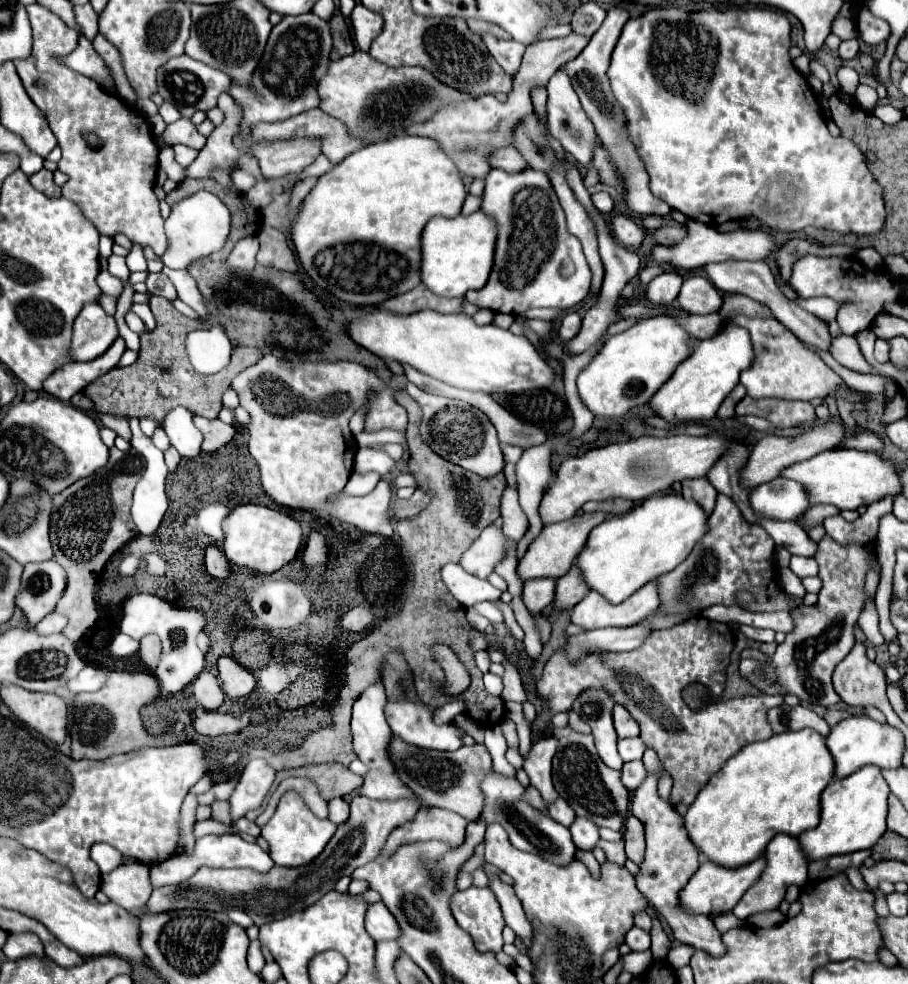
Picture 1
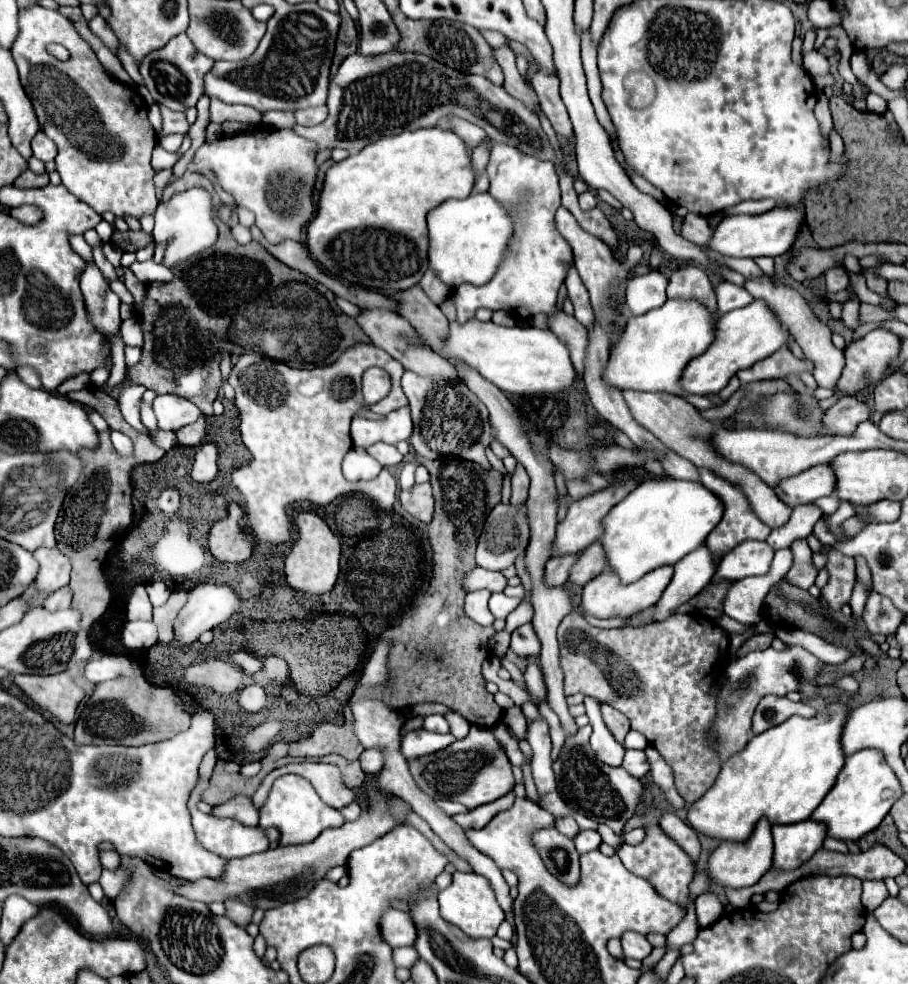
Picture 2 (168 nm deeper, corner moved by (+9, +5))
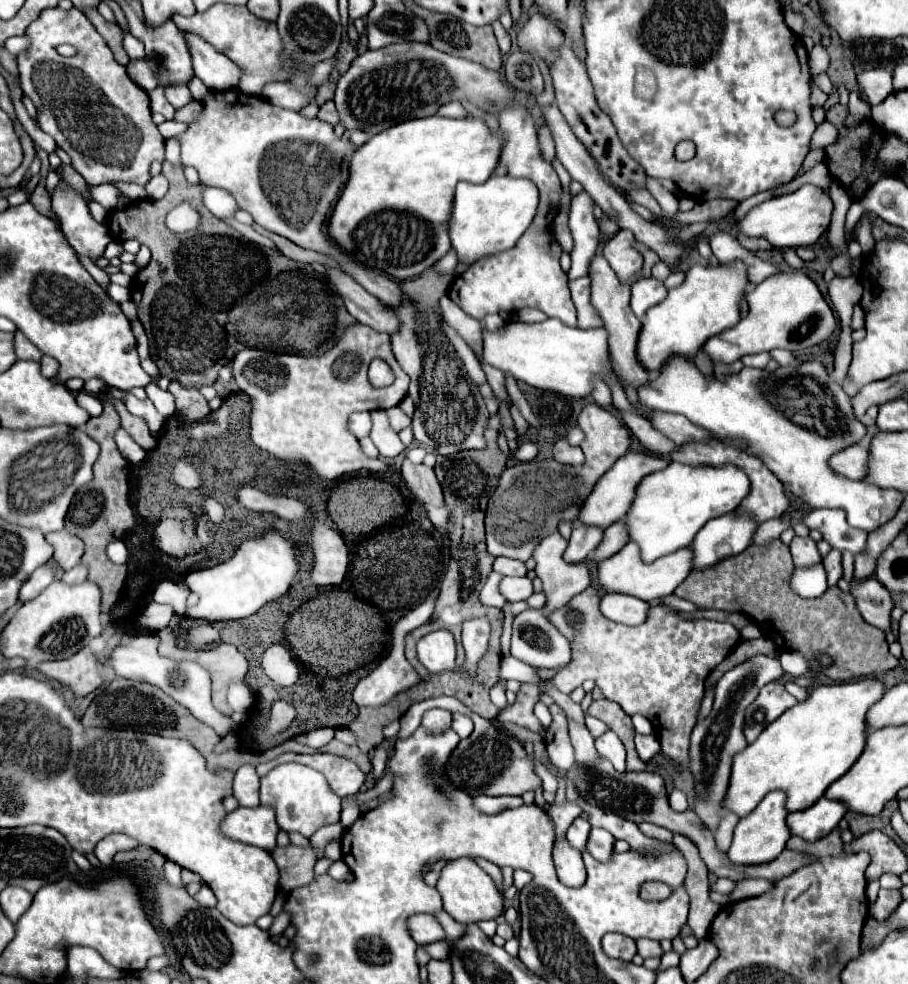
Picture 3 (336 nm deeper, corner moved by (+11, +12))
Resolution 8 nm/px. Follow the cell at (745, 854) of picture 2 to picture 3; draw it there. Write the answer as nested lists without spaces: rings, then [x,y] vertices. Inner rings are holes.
[[[770,792],[766,794],[766,798],[758,804],[756,810],[752,810],[748,816],[744,816],[736,830],[734,830],[734,842],[728,850],[728,858],[736,864],[764,864],[764,862],[772,862],[786,846],[786,842],[790,840],[790,830],[786,826],[786,816],[788,810],[784,806],[786,802],[786,794],[784,792]]]

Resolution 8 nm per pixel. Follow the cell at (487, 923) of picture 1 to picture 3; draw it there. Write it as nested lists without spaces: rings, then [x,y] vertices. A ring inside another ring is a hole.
[[[458,858],[446,862],[446,866],[440,872],[436,890],[440,892],[444,900],[444,910],[462,924],[468,922],[480,922],[480,920],[494,920],[504,910],[504,900],[500,892],[494,886],[494,880],[472,860],[472,858]]]

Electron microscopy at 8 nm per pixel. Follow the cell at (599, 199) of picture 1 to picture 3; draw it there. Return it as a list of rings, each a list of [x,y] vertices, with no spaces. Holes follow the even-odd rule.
[[[586,192],[572,198],[570,234],[574,240],[574,250],[570,254],[572,268],[568,272],[568,280],[574,280],[578,276],[588,276],[588,266],[596,254],[600,238],[600,228],[592,216],[592,198]]]

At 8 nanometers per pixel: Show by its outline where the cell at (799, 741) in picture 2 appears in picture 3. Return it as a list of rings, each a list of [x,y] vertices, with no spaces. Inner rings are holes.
[[[876,678],[816,686],[804,702],[788,708],[756,738],[754,744],[748,744],[734,756],[724,808],[744,818],[772,790],[784,790],[788,794],[786,808],[790,812],[810,808],[864,752],[868,736],[866,712],[884,696],[884,692],[886,684]]]

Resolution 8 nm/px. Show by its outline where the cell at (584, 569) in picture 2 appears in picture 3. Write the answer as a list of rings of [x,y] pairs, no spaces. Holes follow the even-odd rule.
[[[624,520],[614,522],[612,526],[606,528],[604,538],[602,538],[600,546],[596,548],[596,552],[594,552],[594,556],[592,556],[590,560],[600,562],[600,560],[610,558],[610,556],[616,554],[624,544],[628,544],[628,540],[630,540],[630,538],[628,538],[628,530],[626,530],[626,526],[624,526]]]

